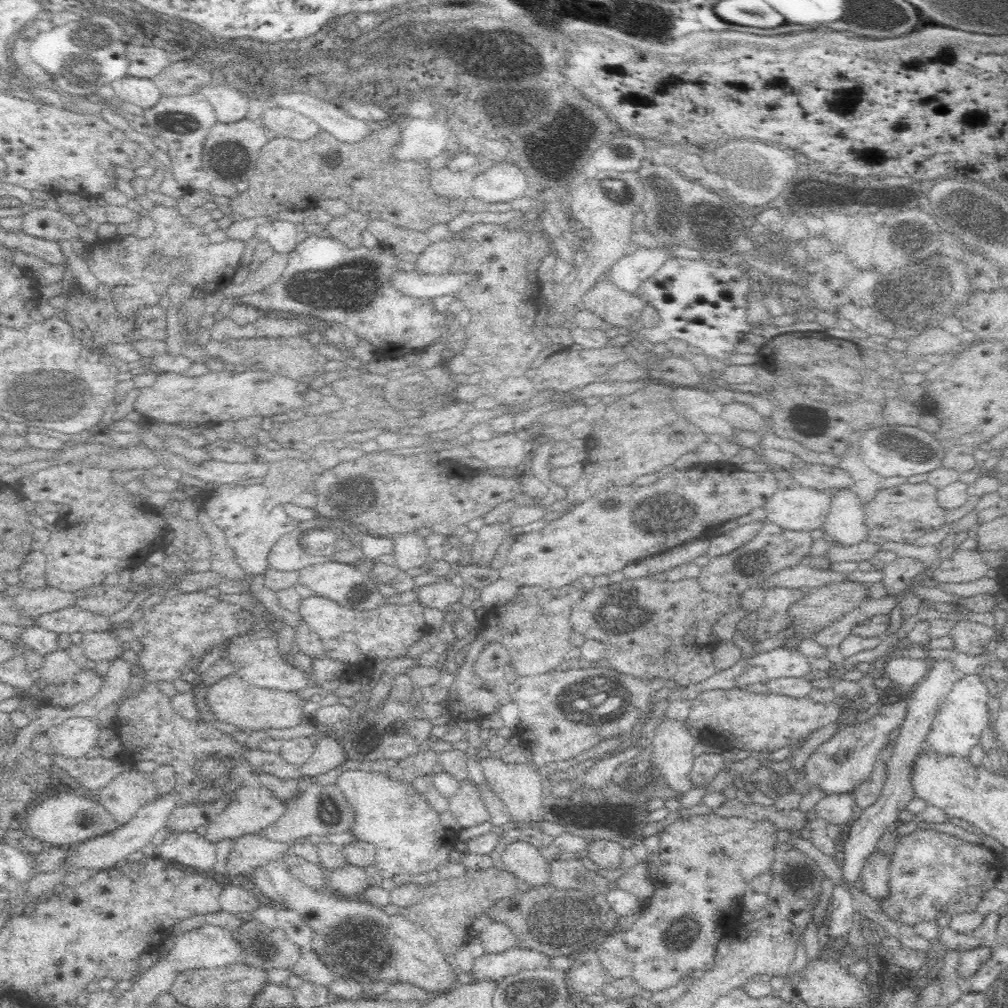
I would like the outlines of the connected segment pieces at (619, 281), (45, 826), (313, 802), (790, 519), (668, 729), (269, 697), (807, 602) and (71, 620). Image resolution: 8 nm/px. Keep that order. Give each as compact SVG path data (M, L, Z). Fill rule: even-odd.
M640 248L633 254L618 260L608 274L608 280L616 284L618 289L635 295L639 286L652 275L660 266L668 262L668 256L662 248Z
M64 794L64 796L44 800L42 804L34 805L31 810L27 811L24 821L28 823L29 837L42 841L46 846L52 845L66 849L96 835L106 834L113 818L104 812L106 809L103 805L90 802L76 794Z
M314 782L312 785L300 790L298 796L287 803L284 814L277 821L256 833L262 838L274 842L291 842L296 838L312 836L312 834L324 839L324 836L330 834L347 832L353 818L352 807L338 787L335 785L322 786Z
M780 476L780 484L776 494L771 499L772 502L768 502L764 508L772 508L770 512L774 514L768 514L766 520L774 522L777 526L781 528L792 530L792 531L813 531L823 529L822 524L828 516L828 510L830 510L830 498L822 492L816 492L816 490L808 490L808 488L800 488L800 484L792 482L792 477L790 476Z
M666 717L658 718L656 721L655 736L651 742L652 745L652 763L662 775L666 787L669 787L678 794L684 794L692 788L690 770L694 763L694 746L696 746L697 739L694 734L683 726L682 721L666 719Z
M225 676L214 686L210 686L206 694L206 702L208 706L212 706L212 710L222 722L234 724L239 733L245 734L262 728L292 728L305 718L302 708L306 706L306 702L300 702L300 697L294 692L258 688L248 684L240 676Z
M834 582L834 584L830 584L830 586L824 586L824 588L814 588L814 590L812 590L810 594L806 594L806 596L804 596L804 598L802 598L800 602L796 602L796 604L792 604L792 606L789 606L787 615L788 615L788 618L790 618L790 622L792 622L789 628L789 630L791 630L791 633L788 635L788 638L786 638L786 640L784 641L784 644L779 645L779 646L783 646L784 648L788 648L790 650L797 650L798 642L800 642L801 640L804 640L805 638L812 639L814 636L816 636L816 634L818 634L818 632L820 632L820 630L822 630L823 628L826 628L827 626L830 626L830 624L832 624L833 622L836 622L836 620L838 620L840 616L844 616L844 614L846 614L846 610L852 610L852 608L856 608L856 606L860 606L860 600L862 600L864 596L866 596L866 590L864 590L864 586L860 586L858 582L840 582L840 584L836 584Z
M75 604L44 613L37 617L35 624L57 635L74 634L74 632L104 632L114 628L105 616L84 610Z

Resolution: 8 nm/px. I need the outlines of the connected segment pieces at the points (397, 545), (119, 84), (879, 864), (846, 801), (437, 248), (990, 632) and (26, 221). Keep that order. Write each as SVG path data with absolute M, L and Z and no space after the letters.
M414 532L398 534L393 539L394 546L390 552L395 558L394 566L402 570L423 567L429 559L424 539Z
M126 76L122 80L116 80L112 86L114 86L114 92L120 100L132 102L132 104L144 108L144 110L152 108L160 98L158 88L150 80Z
M874 849L872 856L865 860L863 870L859 878L863 882L862 890L873 899L884 900L889 891L889 871L891 868L891 856L882 854Z
M851 793L830 794L815 805L813 815L826 823L840 825L851 820L854 797Z
M456 236L442 240L442 242L434 242L430 244L416 260L416 270L424 272L424 274L446 274L452 260L470 248L468 240L460 240Z
M958 617L956 620L953 646L960 652L978 652L990 638L996 638L993 627L984 625L977 617L972 621Z
M54 205L33 206L27 209L22 216L23 233L43 240L76 241L81 238L81 230Z

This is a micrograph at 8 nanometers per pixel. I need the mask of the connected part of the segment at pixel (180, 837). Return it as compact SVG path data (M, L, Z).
M200 831L173 832L164 839L158 840L158 842L161 859L190 866L190 868L195 868L196 872L212 873L213 867L217 862L215 843L206 839Z

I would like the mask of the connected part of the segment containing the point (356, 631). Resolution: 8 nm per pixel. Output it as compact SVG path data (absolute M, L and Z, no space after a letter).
M310 596L300 606L300 616L304 622L310 624L310 628L316 628L316 633L322 638L326 656L334 658L338 662L346 662L346 665L357 664L359 659L365 659L368 666L372 666L374 660L380 658L406 657L408 648L424 634L422 628L426 628L424 619L428 617L424 613L424 606L414 601L409 604L382 604L382 608L368 609L368 612L358 610L346 610L340 608L336 602L322 598L322 596Z

